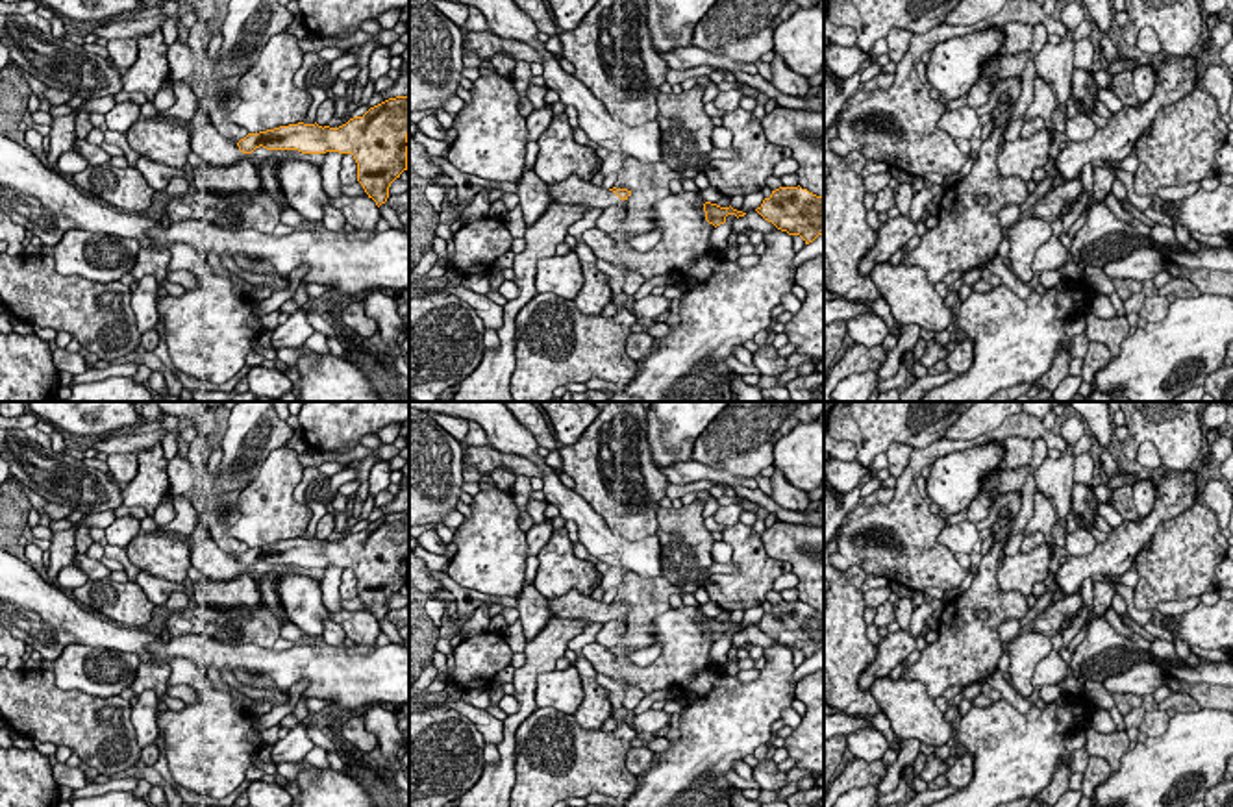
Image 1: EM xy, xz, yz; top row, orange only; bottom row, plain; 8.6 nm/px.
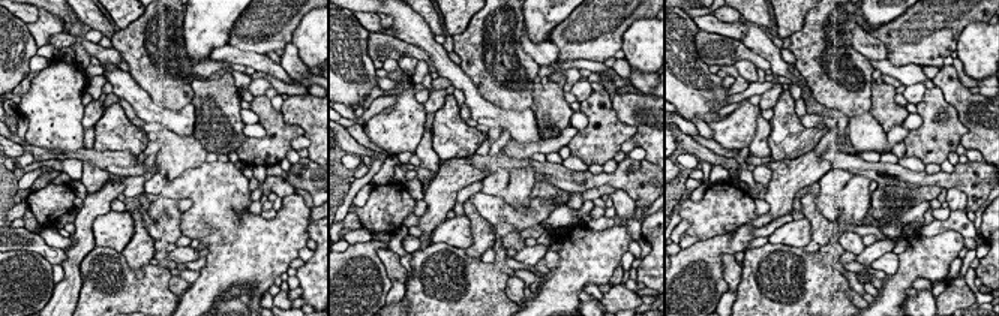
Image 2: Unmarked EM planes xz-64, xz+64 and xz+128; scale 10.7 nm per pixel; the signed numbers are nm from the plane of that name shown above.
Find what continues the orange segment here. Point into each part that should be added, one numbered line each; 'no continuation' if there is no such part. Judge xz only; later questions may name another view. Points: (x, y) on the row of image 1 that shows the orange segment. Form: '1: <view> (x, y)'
1: xz (572, 191)

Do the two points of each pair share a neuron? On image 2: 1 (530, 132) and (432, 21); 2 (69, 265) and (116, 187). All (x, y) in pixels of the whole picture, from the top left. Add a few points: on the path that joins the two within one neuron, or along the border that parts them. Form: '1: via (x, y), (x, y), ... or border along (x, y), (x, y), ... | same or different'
1: border along (417, 15), (435, 35) | different
2: via (81, 246), (84, 217), (96, 205) | same

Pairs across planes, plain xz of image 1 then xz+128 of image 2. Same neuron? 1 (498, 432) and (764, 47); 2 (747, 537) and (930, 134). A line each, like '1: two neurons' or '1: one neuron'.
1: one neuron
2: one neuron

